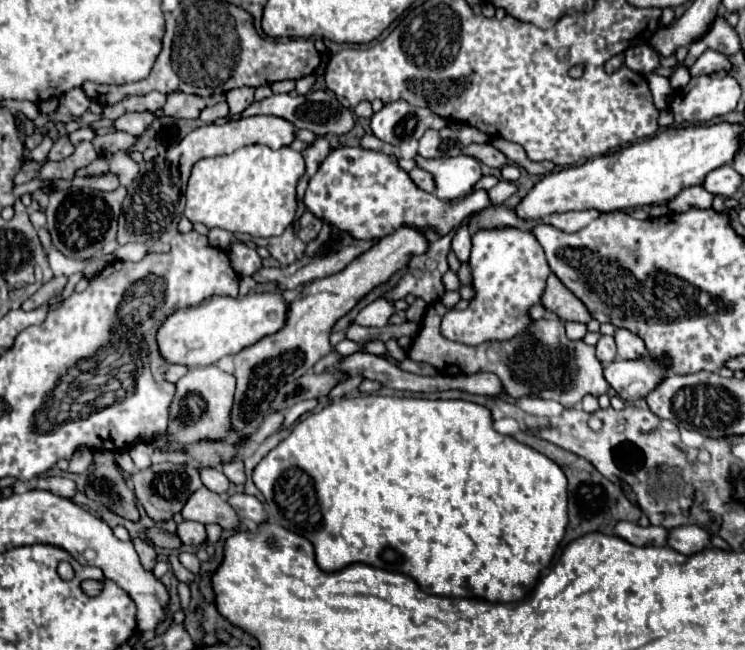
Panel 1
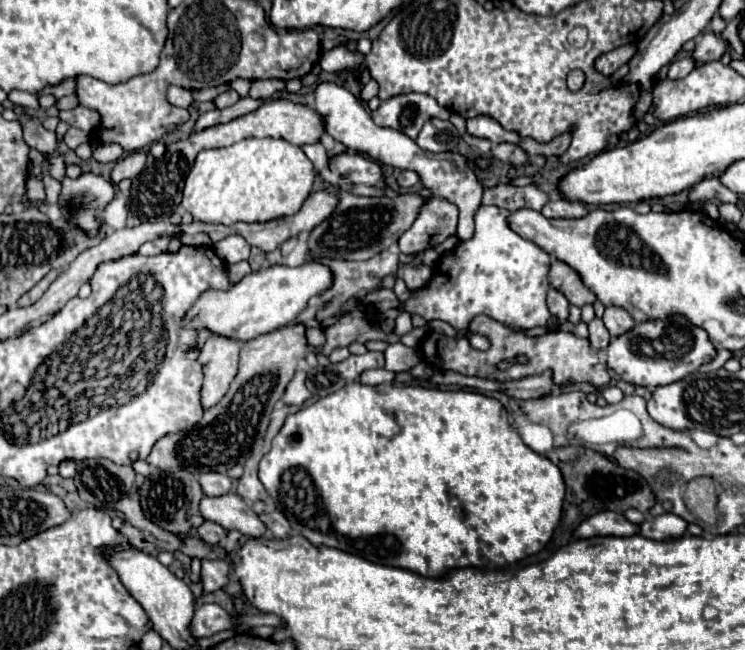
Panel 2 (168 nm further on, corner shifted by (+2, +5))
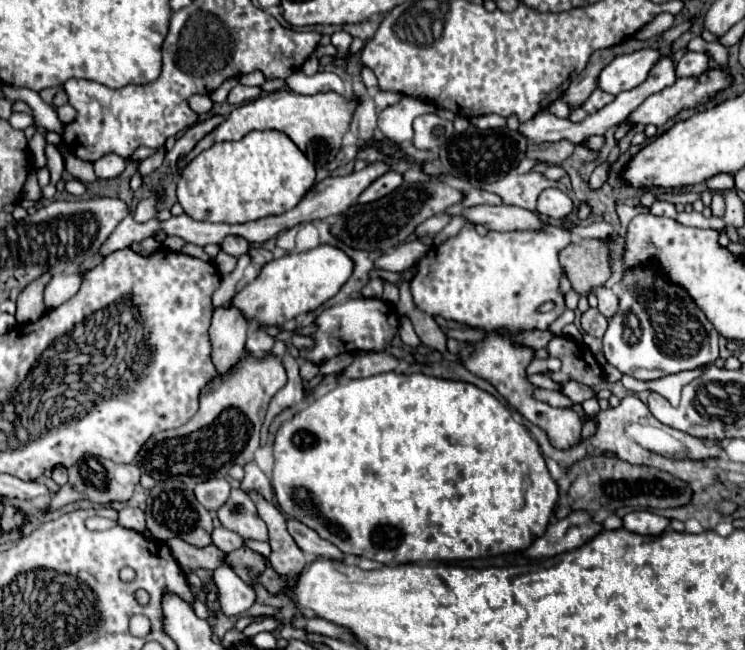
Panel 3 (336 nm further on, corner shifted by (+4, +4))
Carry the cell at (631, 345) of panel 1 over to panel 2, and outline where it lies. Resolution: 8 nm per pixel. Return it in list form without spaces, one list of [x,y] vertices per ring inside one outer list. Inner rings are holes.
[[[606,308],[602,320],[604,320],[612,338],[616,338],[620,334],[626,334],[634,326],[634,320],[630,318],[630,314],[624,308]]]

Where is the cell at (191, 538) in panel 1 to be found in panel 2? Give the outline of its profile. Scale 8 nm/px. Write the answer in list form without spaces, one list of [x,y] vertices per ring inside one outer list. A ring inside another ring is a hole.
[[[204,522],[200,528],[198,528],[198,538],[206,544],[218,544],[220,536],[222,536],[224,528],[216,522]]]

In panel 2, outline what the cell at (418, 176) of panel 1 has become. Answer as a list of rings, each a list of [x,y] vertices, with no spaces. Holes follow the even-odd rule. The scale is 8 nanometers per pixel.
[[[402,170],[402,172],[400,172],[400,176],[398,176],[398,180],[396,180],[396,184],[398,184],[398,186],[402,186],[402,188],[412,188],[412,186],[420,184],[420,178],[418,178],[418,174],[416,174],[416,172]]]

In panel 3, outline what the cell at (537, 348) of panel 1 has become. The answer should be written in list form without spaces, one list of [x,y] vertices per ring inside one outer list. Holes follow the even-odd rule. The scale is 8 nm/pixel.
[[[554,337],[548,343],[548,351],[552,357],[562,361],[562,369],[558,373],[548,373],[554,381],[566,383],[574,379],[588,387],[598,387],[604,381],[602,367],[584,343],[570,341],[566,337]]]

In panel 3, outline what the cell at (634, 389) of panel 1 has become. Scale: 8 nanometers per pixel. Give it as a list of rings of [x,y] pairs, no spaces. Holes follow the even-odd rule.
[[[658,267],[624,269],[620,287],[618,311],[608,321],[602,337],[602,351],[610,365],[634,379],[650,381],[710,365],[718,359],[718,331],[714,331],[714,325],[694,299],[682,287],[670,283]]]

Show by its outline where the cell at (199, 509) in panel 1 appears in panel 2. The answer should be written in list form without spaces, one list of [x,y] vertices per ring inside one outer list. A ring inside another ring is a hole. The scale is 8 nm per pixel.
[[[224,494],[224,496],[204,496],[200,502],[200,514],[206,520],[220,524],[222,528],[238,530],[244,536],[260,538],[264,534],[264,524],[254,516],[250,504],[246,504],[238,494]]]

